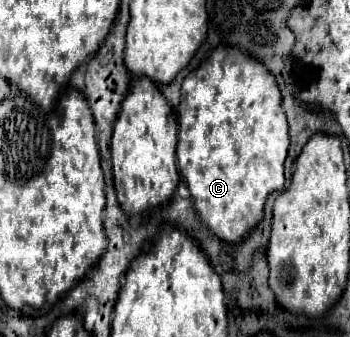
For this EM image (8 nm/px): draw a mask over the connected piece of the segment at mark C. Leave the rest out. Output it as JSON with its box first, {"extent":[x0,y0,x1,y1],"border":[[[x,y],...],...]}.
{"extent":[177,47,289,243],"border":[[[217,47],[209,59],[205,63],[201,63],[195,71],[191,71],[181,85],[181,103],[179,103],[179,143],[177,143],[177,165],[179,165],[179,173],[185,179],[191,197],[195,199],[195,207],[197,213],[201,215],[203,223],[223,241],[227,243],[239,243],[261,219],[263,219],[263,205],[267,201],[267,197],[273,191],[281,191],[283,189],[283,163],[287,157],[287,149],[289,149],[289,135],[287,135],[287,119],[285,119],[285,111],[281,107],[281,91],[279,85],[273,77],[273,73],[263,65],[263,61],[251,57],[249,53],[243,53],[239,47]]]}

